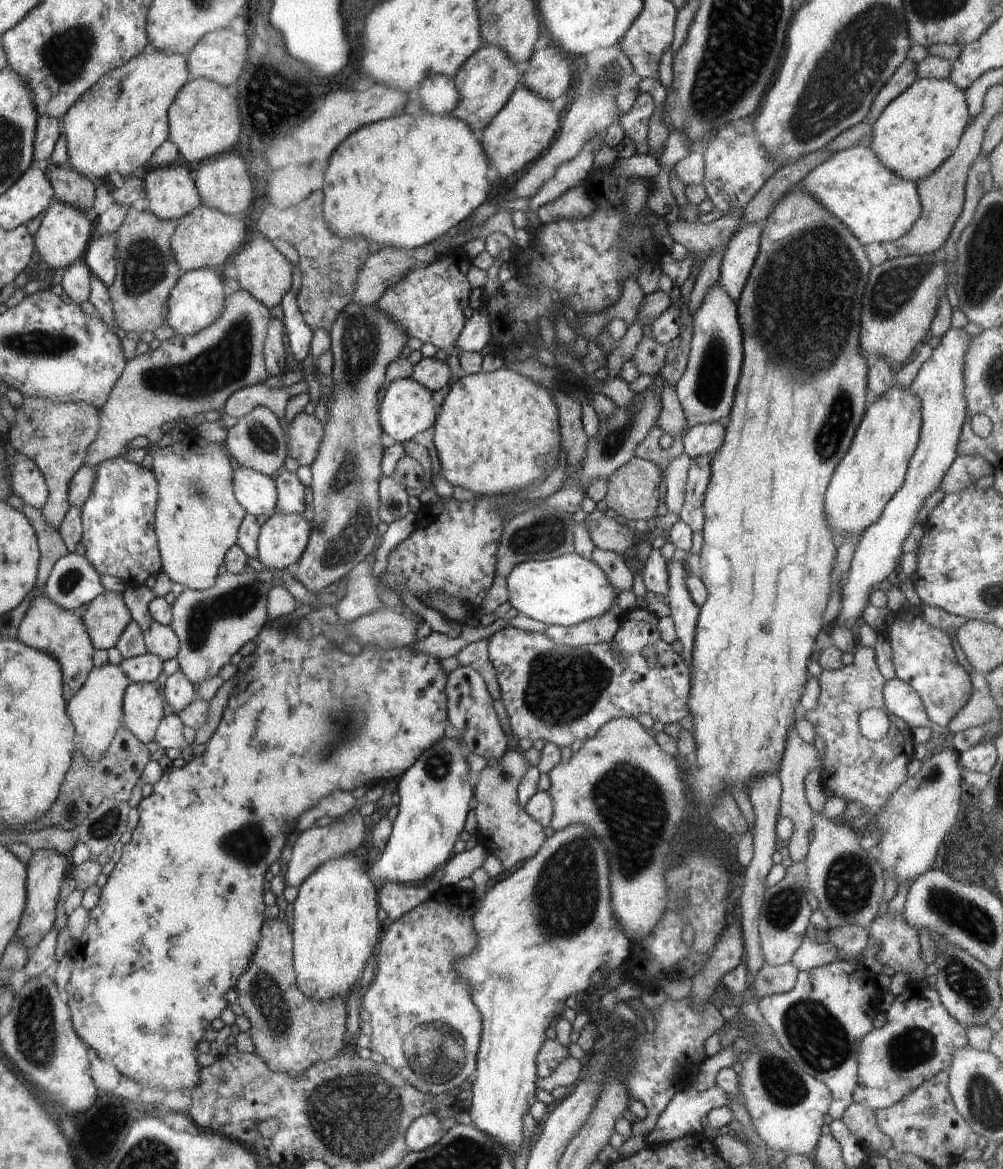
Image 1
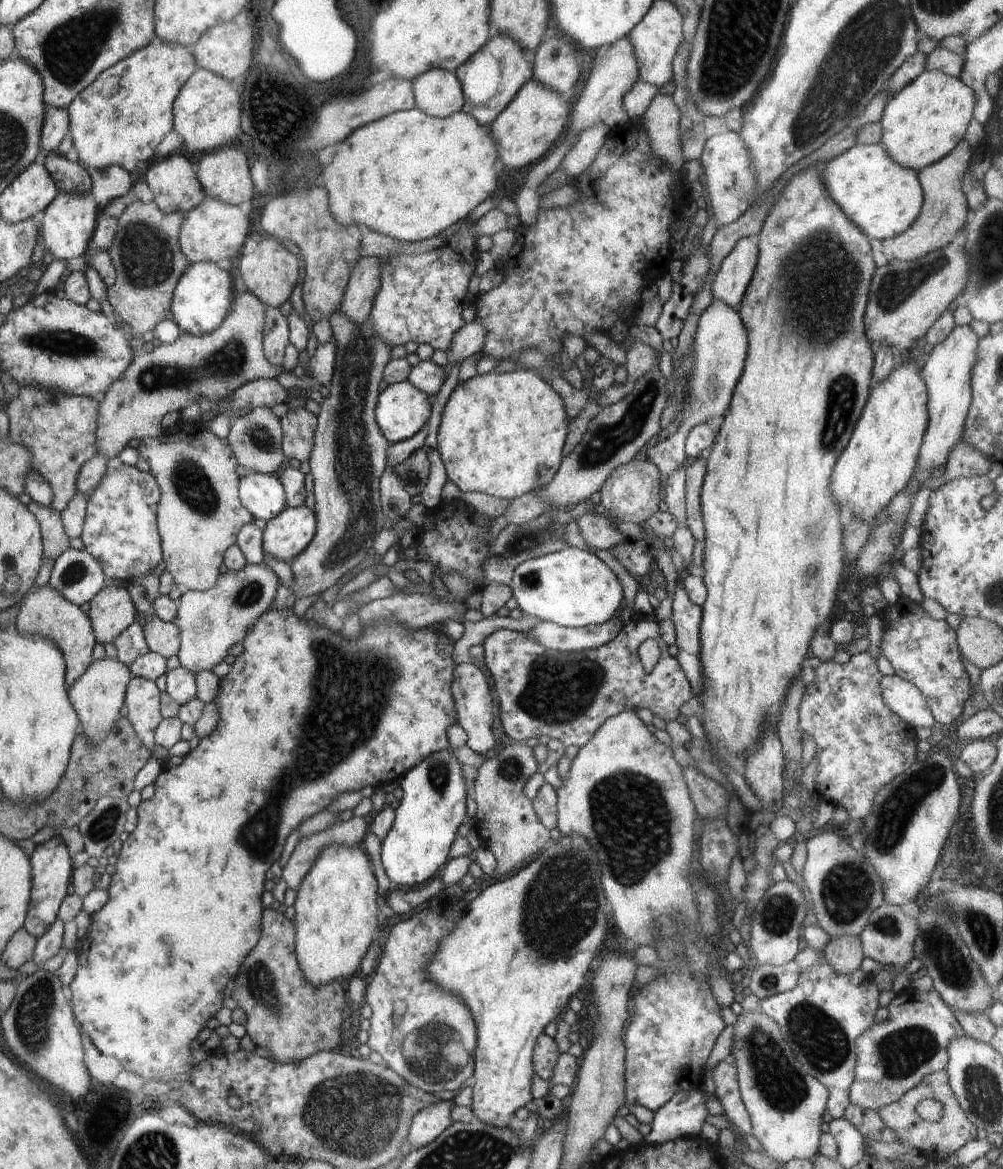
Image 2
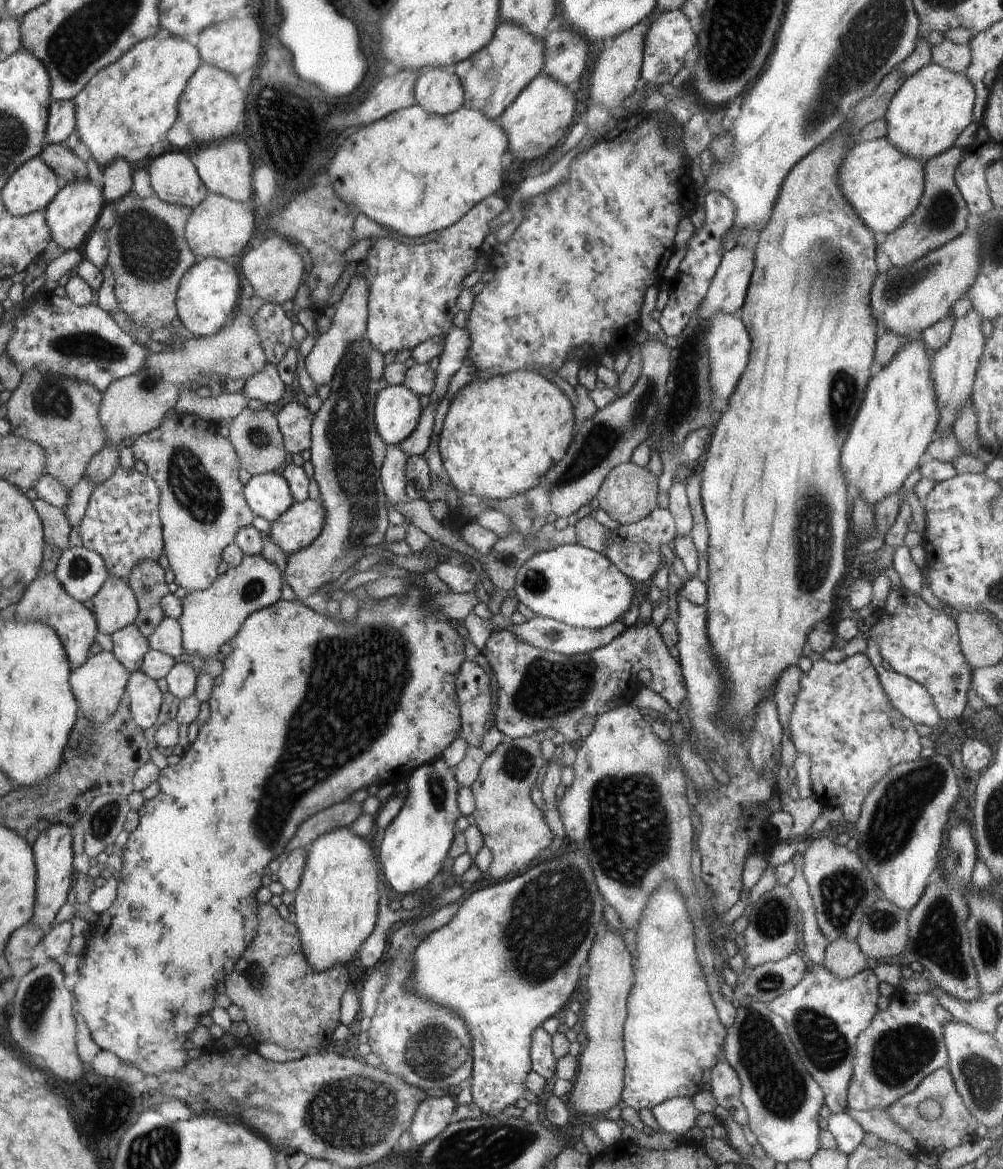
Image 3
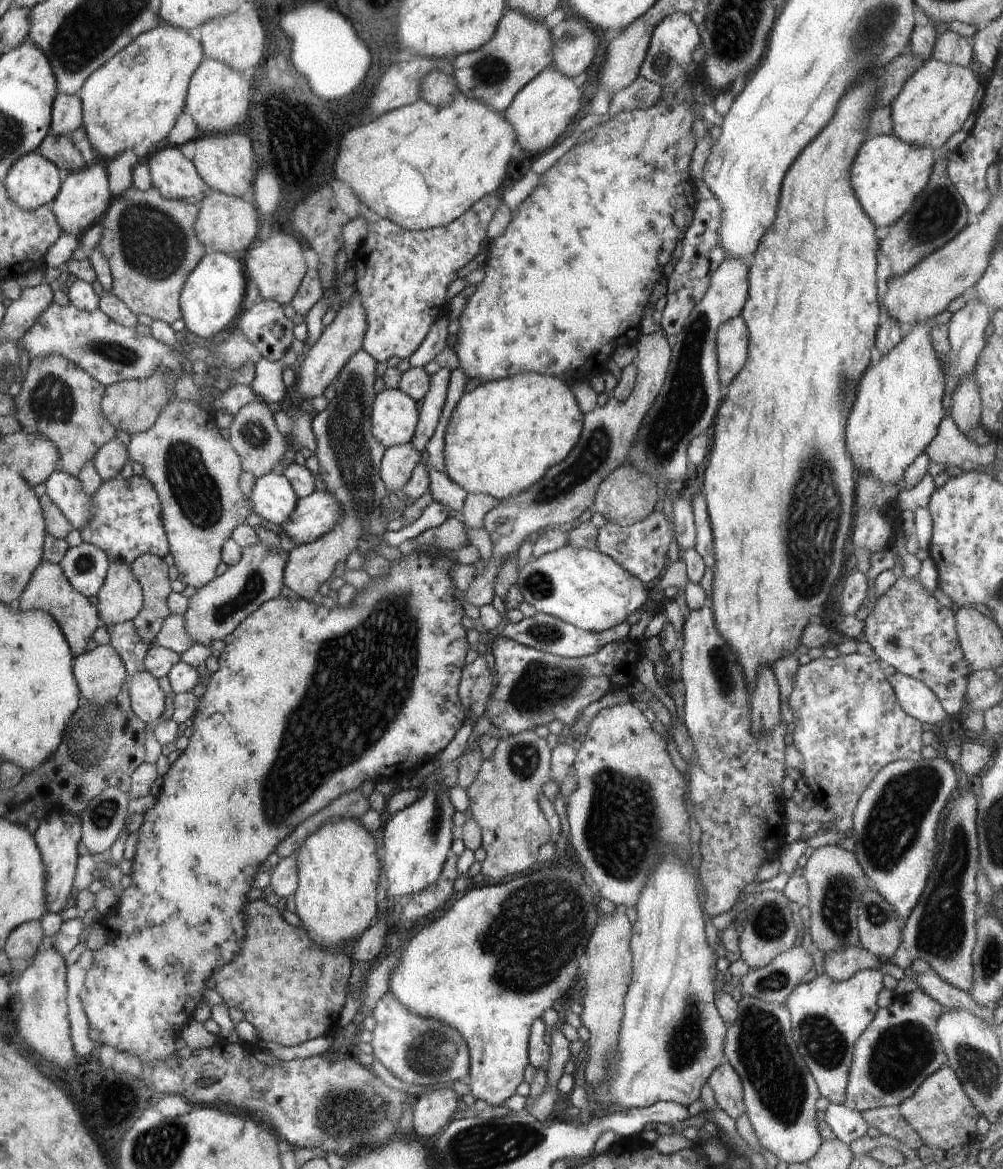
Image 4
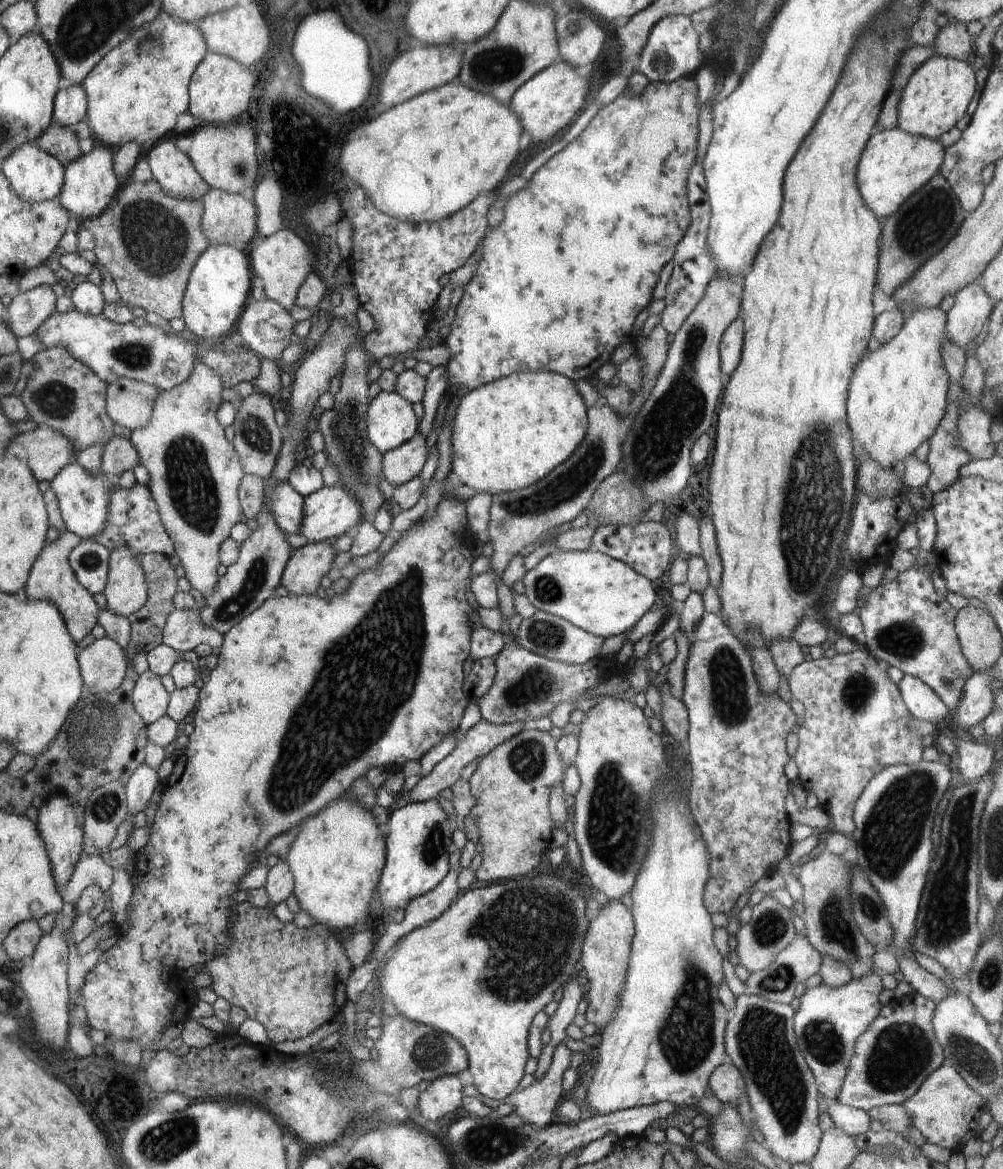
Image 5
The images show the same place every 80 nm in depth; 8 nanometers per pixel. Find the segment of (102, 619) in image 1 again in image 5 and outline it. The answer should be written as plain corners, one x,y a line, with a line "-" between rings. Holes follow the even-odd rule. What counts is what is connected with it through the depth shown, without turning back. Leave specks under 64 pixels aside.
128,546
112,550
107,586
102,592
106,608
127,618
141,610
148,600
148,584
138,554

